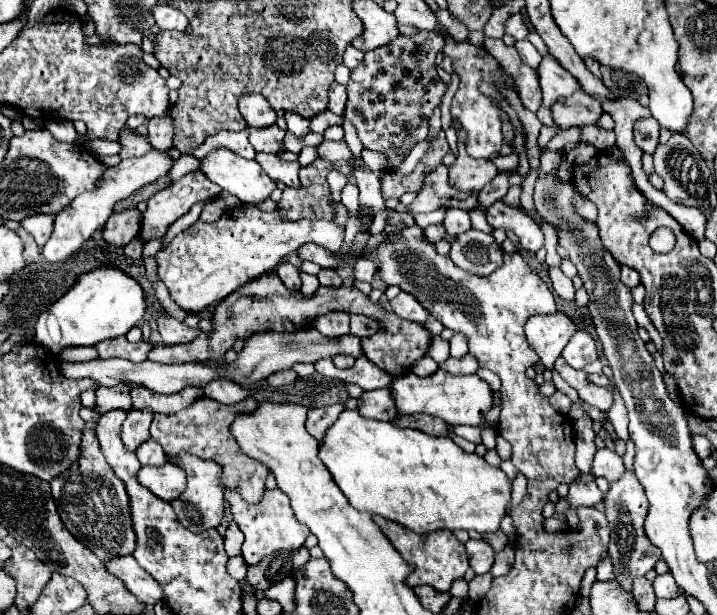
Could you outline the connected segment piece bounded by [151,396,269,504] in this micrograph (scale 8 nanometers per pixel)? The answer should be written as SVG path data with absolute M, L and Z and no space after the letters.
M201 396L189 408L177 414L155 414L151 422L151 438L159 442L171 458L177 458L181 452L187 452L203 460L217 462L223 468L221 486L229 492L241 492L241 496L245 496L245 502L257 504L261 502L261 496L265 492L265 476L269 470L261 462L245 456L229 434L229 424L233 422L233 416L237 412L251 412L255 406L255 398L247 398L237 404L221 404L207 396Z

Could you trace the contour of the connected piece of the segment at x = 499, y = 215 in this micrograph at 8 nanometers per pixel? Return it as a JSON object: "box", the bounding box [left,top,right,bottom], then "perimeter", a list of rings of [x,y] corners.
{"box":[487,200,543,252],"perimeter":[[[497,200],[487,210],[487,222],[493,228],[513,230],[517,234],[517,238],[521,240],[521,246],[525,250],[537,252],[543,246],[543,232],[541,232],[541,228],[521,208],[511,208],[511,206],[505,206],[501,200]]]}

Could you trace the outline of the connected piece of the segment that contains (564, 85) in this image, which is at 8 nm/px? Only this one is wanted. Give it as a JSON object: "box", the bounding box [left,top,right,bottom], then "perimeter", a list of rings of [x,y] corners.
{"box":[537,56,579,127],"perimeter":[[[545,56],[537,72],[539,72],[541,90],[543,90],[543,104],[537,110],[537,116],[541,124],[551,127],[555,125],[551,106],[555,104],[557,98],[571,96],[575,90],[579,90],[579,84],[553,56]]]}

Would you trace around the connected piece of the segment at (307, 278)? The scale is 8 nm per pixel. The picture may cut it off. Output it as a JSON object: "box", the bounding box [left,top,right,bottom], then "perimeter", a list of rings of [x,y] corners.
{"box":[301,272,319,296],"perimeter":[[[301,272],[301,292],[305,296],[311,296],[317,288],[319,288],[317,276],[315,274],[307,274],[307,272]]]}

